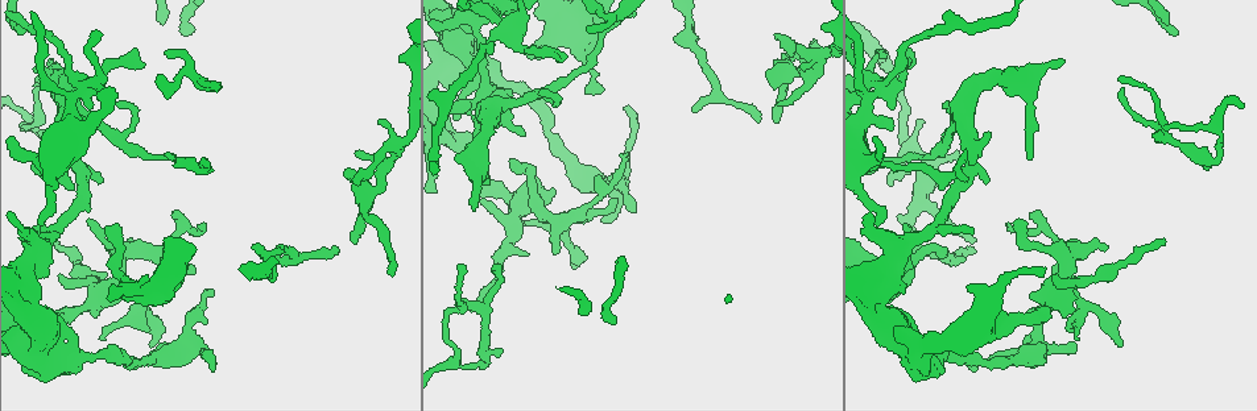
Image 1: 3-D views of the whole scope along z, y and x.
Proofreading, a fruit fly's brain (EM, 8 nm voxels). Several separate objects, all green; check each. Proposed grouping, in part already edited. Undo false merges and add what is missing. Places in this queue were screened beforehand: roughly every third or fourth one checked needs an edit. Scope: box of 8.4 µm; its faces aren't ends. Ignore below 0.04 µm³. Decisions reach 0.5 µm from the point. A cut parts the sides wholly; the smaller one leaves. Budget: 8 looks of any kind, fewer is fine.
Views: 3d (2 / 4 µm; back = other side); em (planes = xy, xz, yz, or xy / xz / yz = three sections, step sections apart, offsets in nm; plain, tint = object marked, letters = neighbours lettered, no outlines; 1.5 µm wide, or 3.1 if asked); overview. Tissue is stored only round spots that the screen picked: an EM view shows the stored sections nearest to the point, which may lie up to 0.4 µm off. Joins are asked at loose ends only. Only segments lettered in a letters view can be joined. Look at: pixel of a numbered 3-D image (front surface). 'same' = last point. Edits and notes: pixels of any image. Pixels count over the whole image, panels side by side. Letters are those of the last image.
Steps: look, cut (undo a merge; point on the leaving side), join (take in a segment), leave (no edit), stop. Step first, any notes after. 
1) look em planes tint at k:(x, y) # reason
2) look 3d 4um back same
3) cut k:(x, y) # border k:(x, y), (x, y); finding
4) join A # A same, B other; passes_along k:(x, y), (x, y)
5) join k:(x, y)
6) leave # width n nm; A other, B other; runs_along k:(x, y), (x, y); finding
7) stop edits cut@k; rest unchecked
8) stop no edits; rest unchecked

look em xy step 8 tint at 1:(1107, 248) # an open end

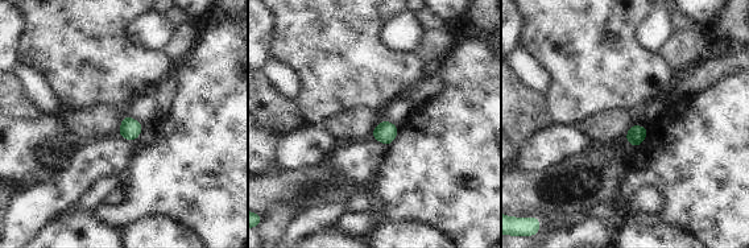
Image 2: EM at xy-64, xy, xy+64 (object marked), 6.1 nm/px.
look em planes letters same # another direction

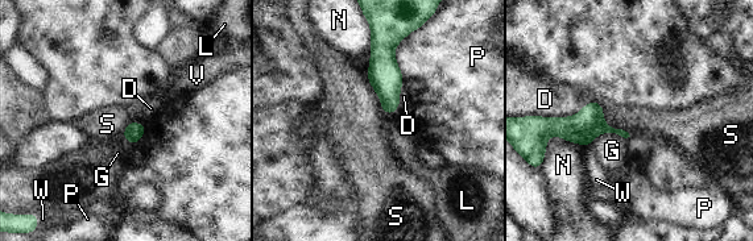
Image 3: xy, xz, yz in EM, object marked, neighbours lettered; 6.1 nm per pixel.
leave # D other, G other, L other, N other, P other, S other, V other, W other; border 3:(602, 106), (604, 121), (629, 136); no lettered segment goes on from it

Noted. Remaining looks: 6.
look em planes letters at 1:(964, 259) # free end

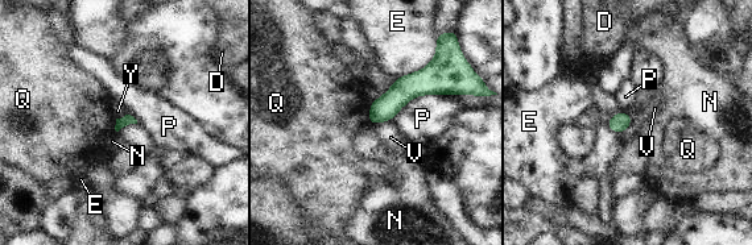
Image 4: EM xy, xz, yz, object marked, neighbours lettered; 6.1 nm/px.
leave # longest_contact P 360 nm; D other, E other, N other, P other, Q other, V other, Y other; no lettered segment goes on from it

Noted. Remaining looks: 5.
look em xz step 8 letters at 1:(585, 93) # an open end

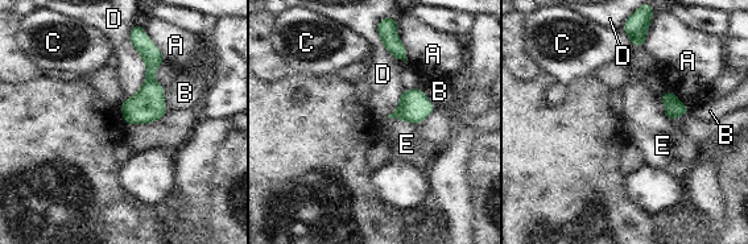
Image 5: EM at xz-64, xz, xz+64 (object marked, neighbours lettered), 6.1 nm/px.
leave # A other, B other, C other, D other, E other; border 5:(387, 116), (404, 119), (413, 124); none of them fits

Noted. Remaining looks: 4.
look 3d 4um at 1:(1213, 159) # abrupt turn

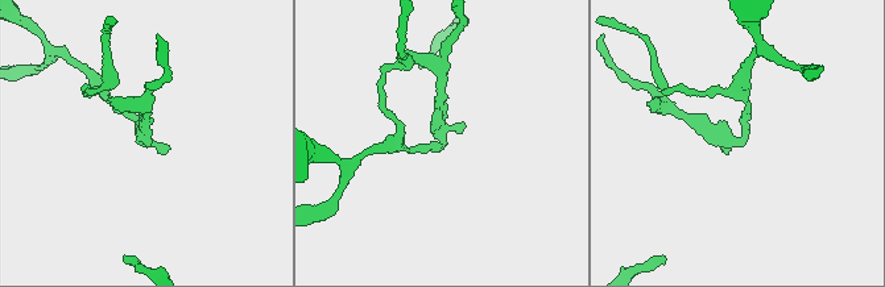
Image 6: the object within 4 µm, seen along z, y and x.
look em planes tint at 6:(143, 138)

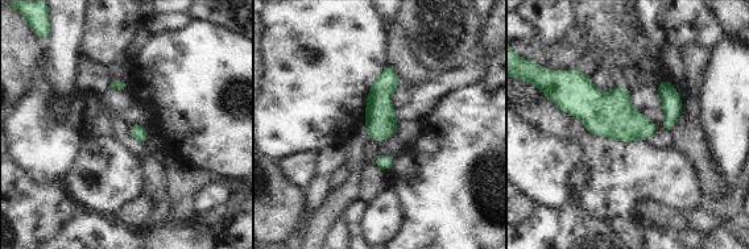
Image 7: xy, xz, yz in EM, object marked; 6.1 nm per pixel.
look em planes letters same

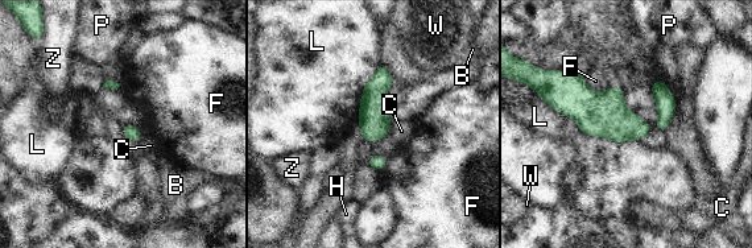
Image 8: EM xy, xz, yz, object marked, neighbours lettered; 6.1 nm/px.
leave # B other, C other, F other, H other, L other, P other, W other, Z other; one cell here

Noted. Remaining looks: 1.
stop no edits; rest unchecked

